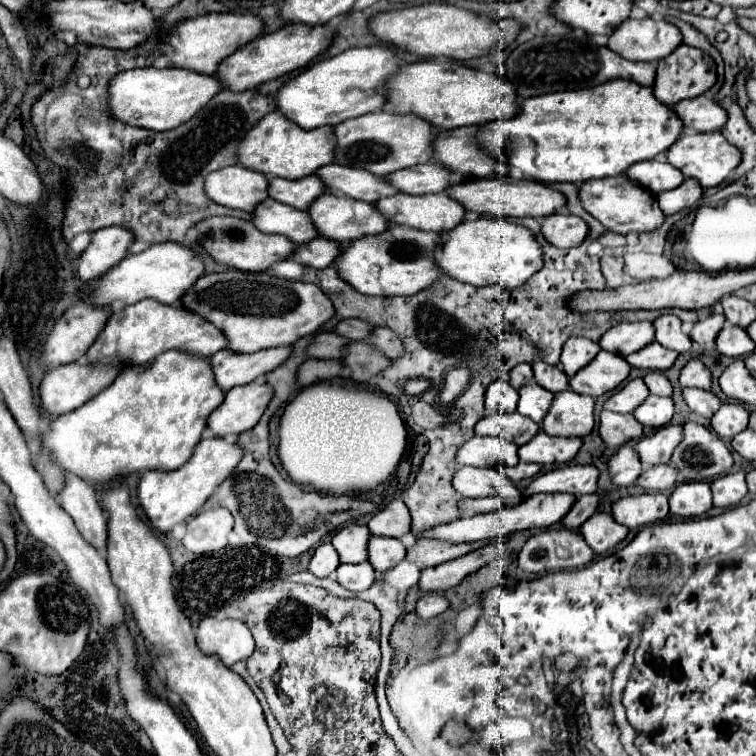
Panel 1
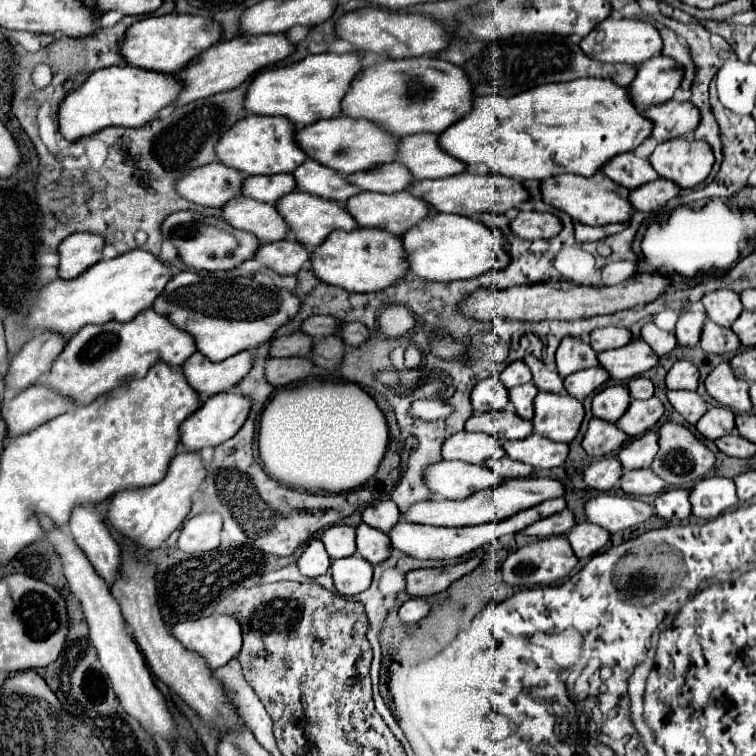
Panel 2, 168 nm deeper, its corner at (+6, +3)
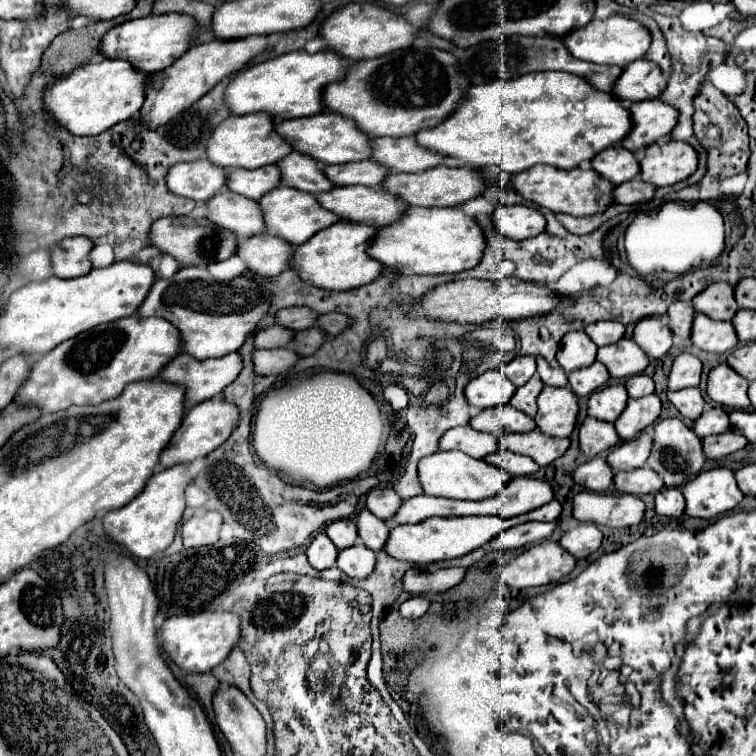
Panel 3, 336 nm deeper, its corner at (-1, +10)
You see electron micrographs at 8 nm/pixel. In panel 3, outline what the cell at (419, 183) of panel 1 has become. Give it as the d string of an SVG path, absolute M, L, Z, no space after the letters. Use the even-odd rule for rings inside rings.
M359 160L341 166L323 166L323 172L335 186L361 184L361 186L375 188L387 176L387 168L375 164L373 160Z

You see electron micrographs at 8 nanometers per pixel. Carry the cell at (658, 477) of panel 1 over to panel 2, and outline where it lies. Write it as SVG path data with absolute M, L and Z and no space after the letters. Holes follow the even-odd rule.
M636 469L622 475L620 487L628 495L652 495L664 491L666 483L652 469Z

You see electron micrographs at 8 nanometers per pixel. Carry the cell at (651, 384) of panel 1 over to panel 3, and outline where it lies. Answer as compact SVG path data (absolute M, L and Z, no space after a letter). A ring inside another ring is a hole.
M637 374L637 376L627 378L625 388L627 388L629 398L643 398L647 394L653 394L653 390L655 390L653 380L649 376L645 376L645 374Z

